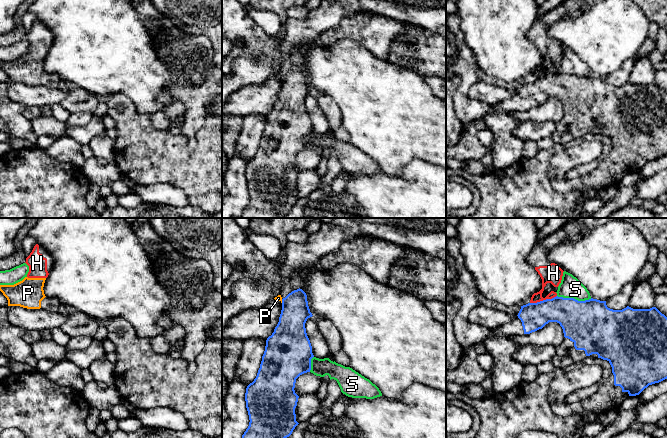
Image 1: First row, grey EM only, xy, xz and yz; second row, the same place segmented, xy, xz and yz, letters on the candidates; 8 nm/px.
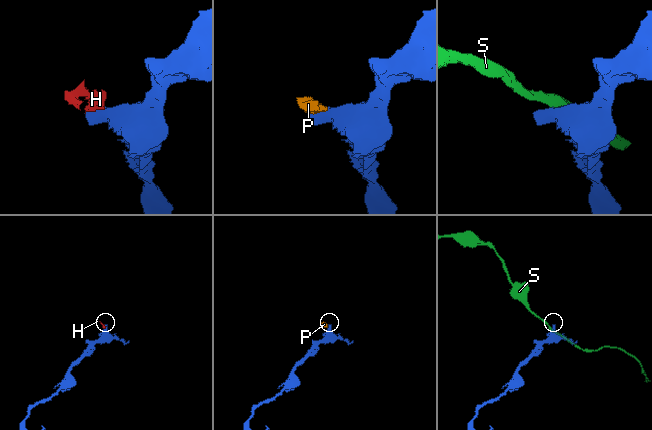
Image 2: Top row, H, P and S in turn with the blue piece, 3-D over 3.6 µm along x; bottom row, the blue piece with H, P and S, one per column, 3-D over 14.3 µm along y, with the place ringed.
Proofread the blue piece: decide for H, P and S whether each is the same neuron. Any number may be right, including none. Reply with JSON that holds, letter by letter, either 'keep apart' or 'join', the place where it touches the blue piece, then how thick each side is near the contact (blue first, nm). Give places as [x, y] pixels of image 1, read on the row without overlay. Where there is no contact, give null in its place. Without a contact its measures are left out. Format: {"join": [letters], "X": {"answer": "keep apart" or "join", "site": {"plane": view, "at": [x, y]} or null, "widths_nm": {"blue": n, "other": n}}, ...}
{"join": [], "H": {"answer": "keep apart", "site": {"plane": "yz", "at": [543, 76]}, "widths_nm": {"blue": 240, "other": 150}}, "P": {"answer": "keep apart", "site": {"plane": "xz", "at": [282, 77]}, "widths_nm": {"blue": 240, "other": 50}}, "S": {"answer": "keep apart", "site": {"plane": "yz", "at": [573, 74]}, "widths_nm": {"blue": 400, "other": 180}}}

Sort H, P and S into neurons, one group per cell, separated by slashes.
H P / S

